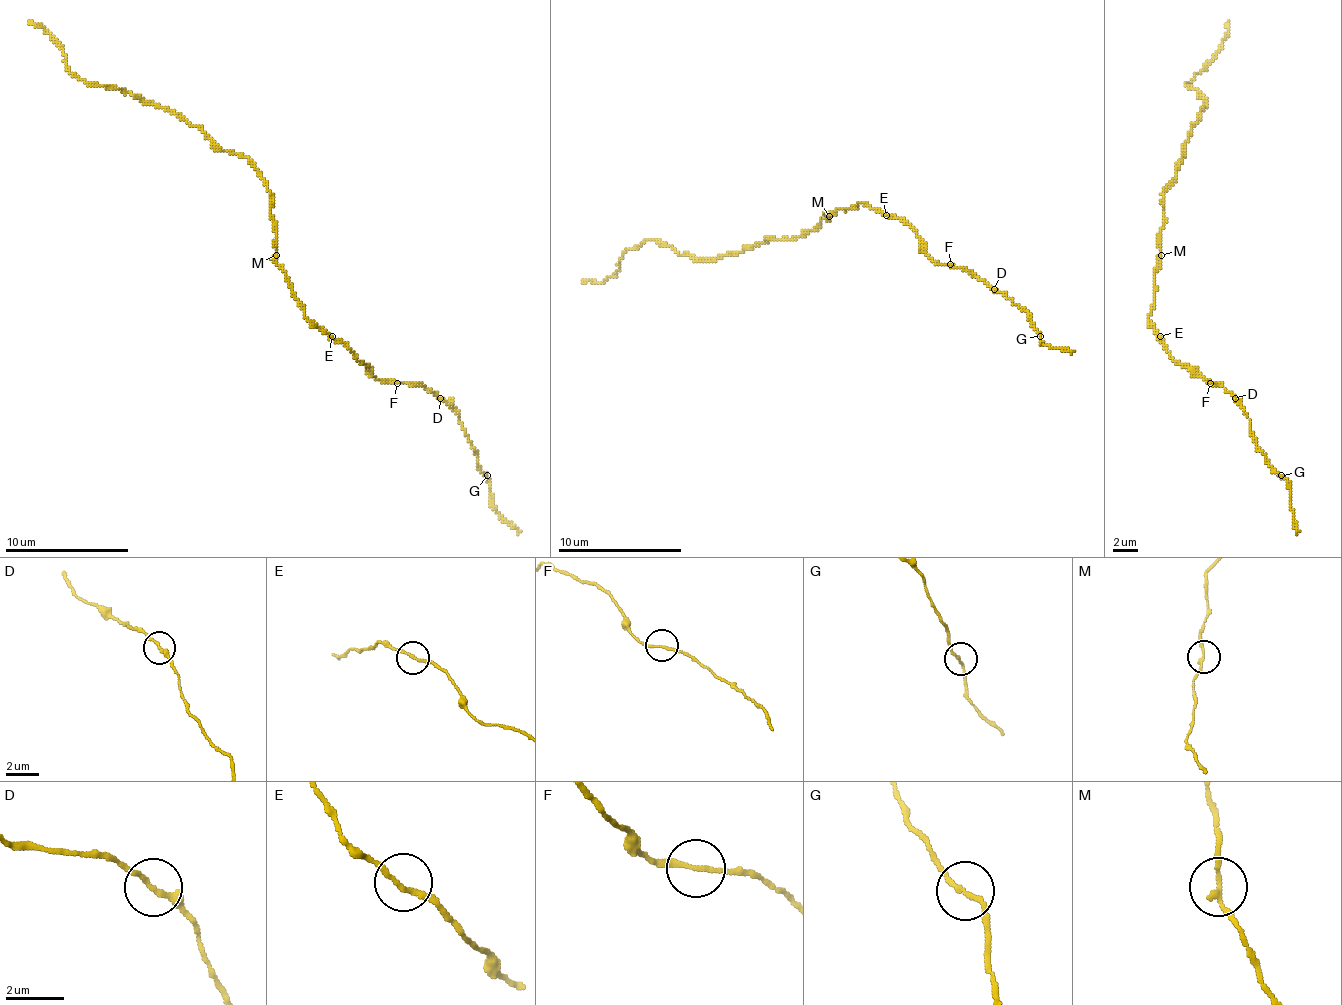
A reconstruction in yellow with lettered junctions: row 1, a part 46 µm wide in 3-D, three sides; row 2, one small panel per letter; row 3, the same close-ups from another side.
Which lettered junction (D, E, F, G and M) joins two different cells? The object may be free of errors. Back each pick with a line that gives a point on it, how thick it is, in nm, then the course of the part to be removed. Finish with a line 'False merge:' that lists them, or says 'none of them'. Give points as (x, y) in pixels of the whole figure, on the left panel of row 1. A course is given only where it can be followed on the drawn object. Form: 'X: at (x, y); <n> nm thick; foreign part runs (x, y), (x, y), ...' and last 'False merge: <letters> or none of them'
False merge: none of them

